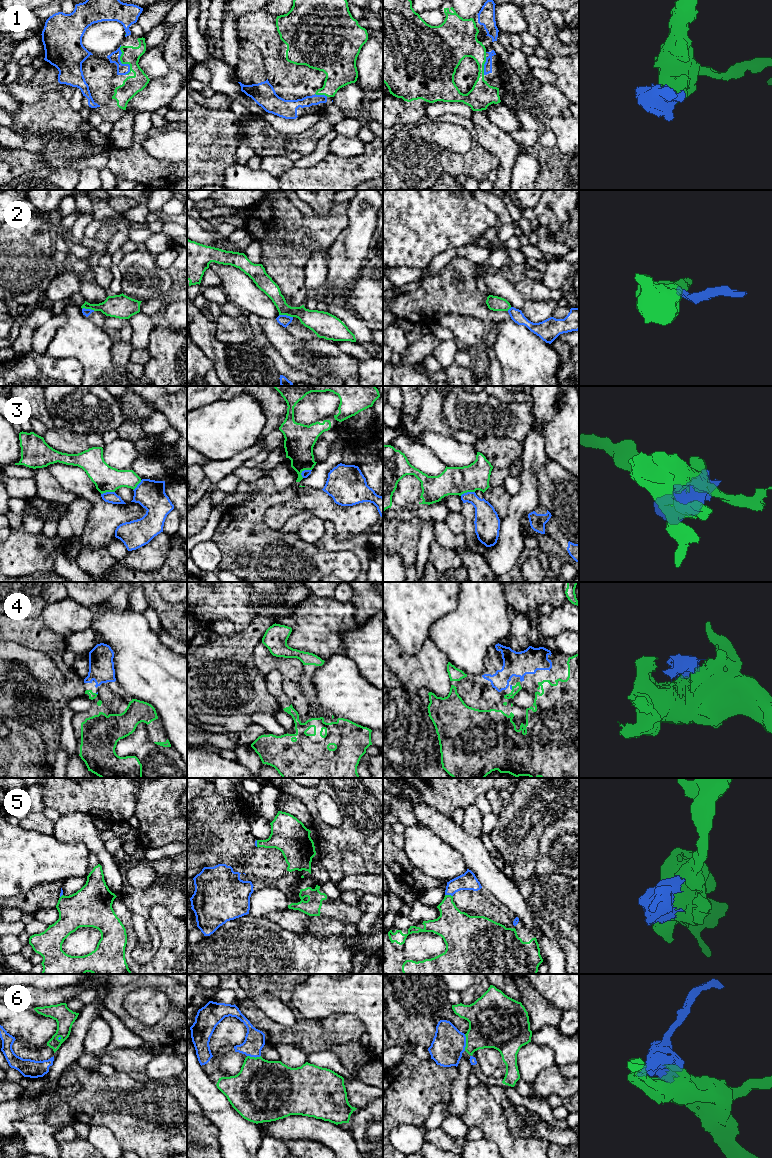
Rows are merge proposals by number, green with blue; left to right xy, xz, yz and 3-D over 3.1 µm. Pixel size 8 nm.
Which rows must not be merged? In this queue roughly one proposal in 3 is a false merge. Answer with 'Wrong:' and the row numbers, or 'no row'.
Wrong: 2, 3

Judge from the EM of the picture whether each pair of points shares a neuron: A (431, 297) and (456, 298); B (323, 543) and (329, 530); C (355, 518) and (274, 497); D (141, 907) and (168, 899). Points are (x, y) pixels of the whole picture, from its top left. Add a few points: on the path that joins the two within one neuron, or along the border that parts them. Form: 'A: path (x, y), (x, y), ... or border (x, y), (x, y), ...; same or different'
A: path (437, 297), (450, 297); same
B: path (326, 540), (329, 537), (329, 533); same
C: border (296, 490), (292, 499), (273, 504), (266, 511); different
D: path (148, 900), (161, 899); same

